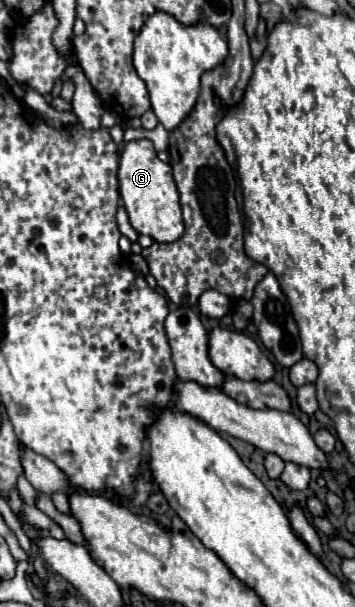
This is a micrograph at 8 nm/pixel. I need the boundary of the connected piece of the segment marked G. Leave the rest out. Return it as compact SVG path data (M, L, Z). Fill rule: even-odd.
M140 139L140 141L130 141L126 145L124 153L120 155L118 181L120 181L122 205L128 211L130 225L140 235L148 235L160 243L172 243L182 237L184 221L180 209L180 193L174 183L172 167L158 159L152 141Z

